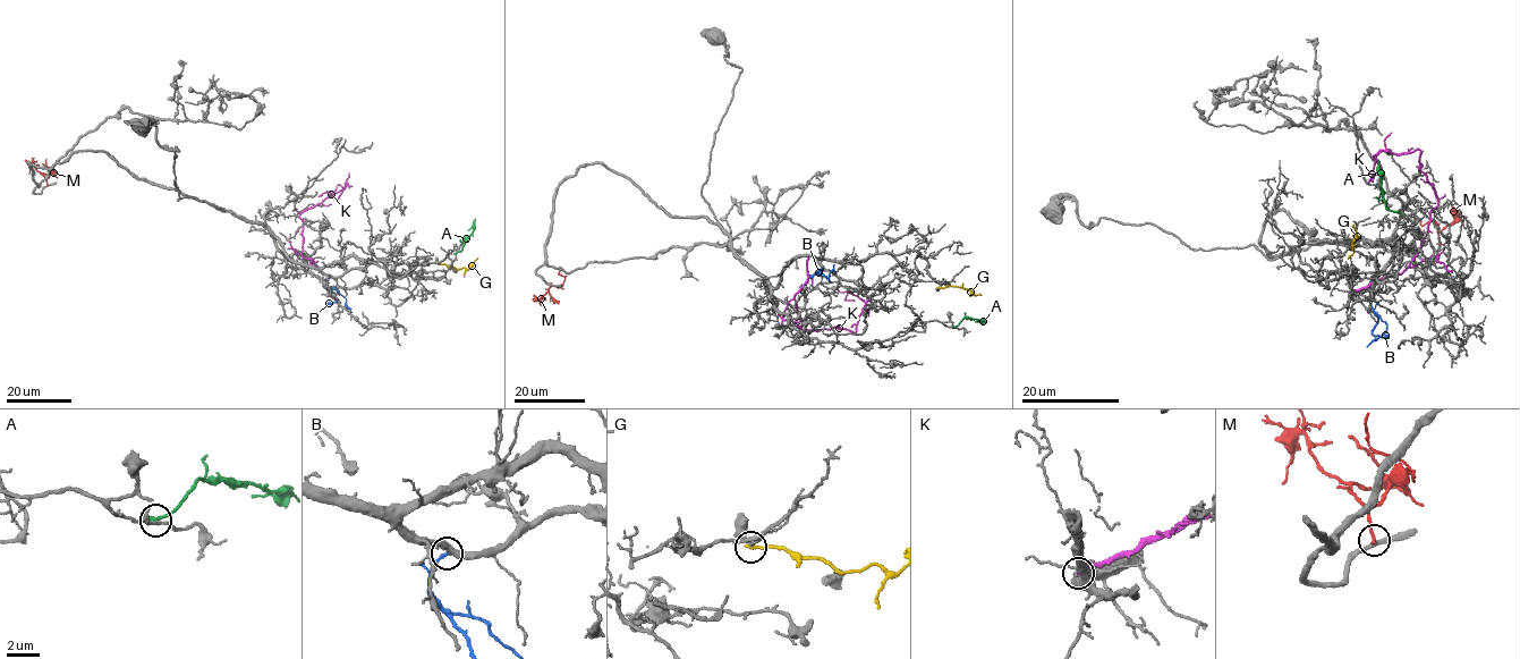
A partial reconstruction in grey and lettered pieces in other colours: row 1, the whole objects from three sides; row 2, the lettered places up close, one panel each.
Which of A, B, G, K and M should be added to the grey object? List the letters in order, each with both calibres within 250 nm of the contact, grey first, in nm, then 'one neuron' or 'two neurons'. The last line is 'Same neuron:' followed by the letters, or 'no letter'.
A: 170 nm thick on the grey side, 280 nm on the other; two neurons
B: 360 nm thick on the grey side, 180 nm on the other; one neuron
G: 180 nm thick on the grey side, 240 nm on the other; two neurons
K: 550 nm thick on the grey side, 300 nm on the other; two neurons
M: 280 nm thick on the grey side, 240 nm on the other; two neurons
Same neuron: B

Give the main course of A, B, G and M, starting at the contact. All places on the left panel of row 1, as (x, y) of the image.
A: (456, 253), (473, 230), (474, 218)
B: (331, 277), (328, 285), (346, 298), (351, 312)
G: (439, 264), (468, 269), (478, 258)
M: (48, 185), (33, 162), (28, 172)

